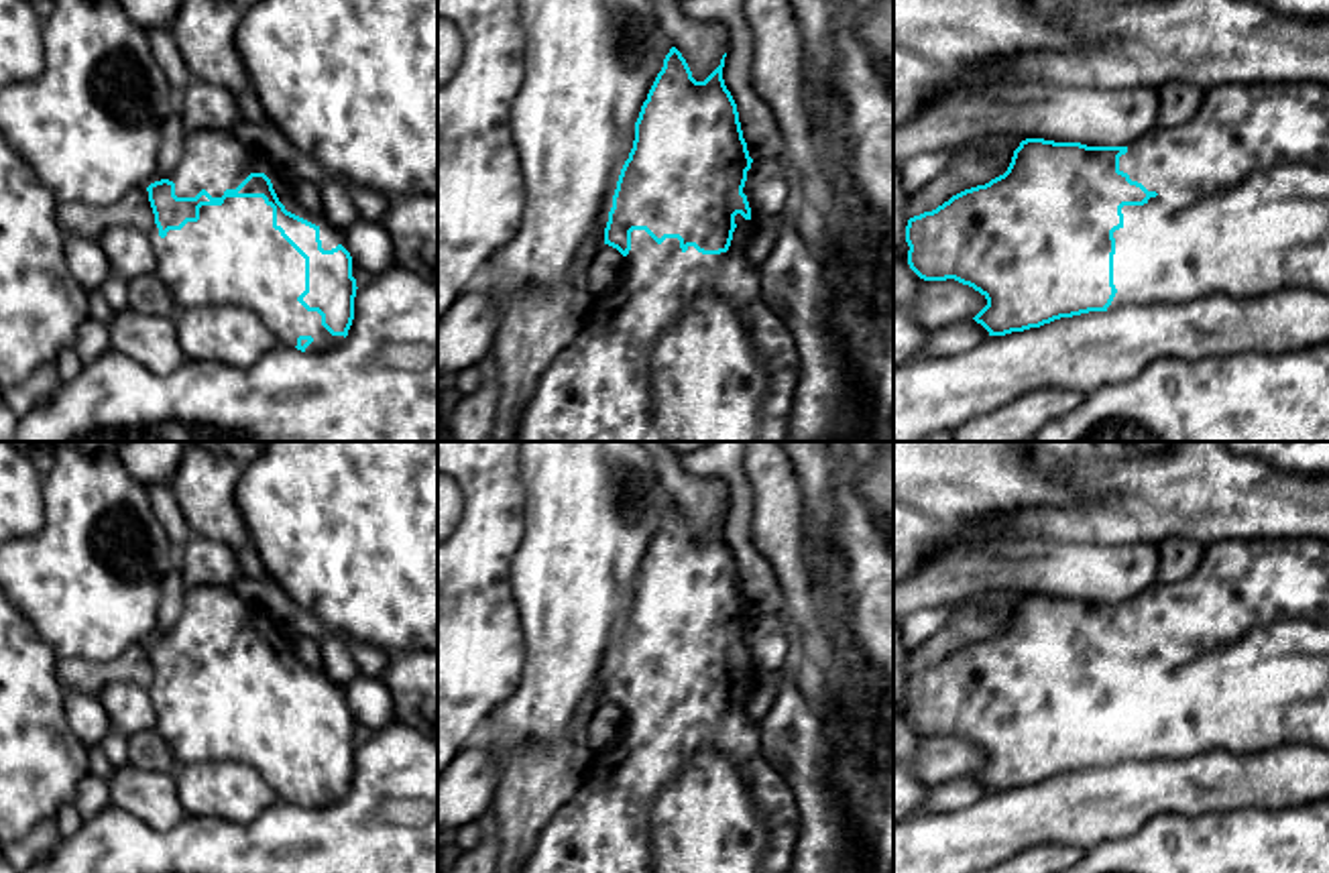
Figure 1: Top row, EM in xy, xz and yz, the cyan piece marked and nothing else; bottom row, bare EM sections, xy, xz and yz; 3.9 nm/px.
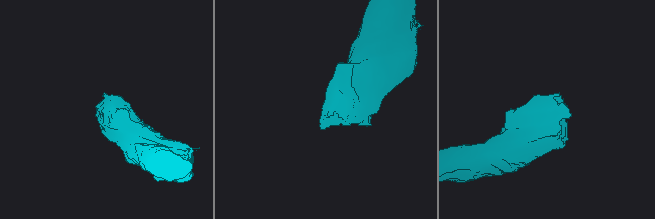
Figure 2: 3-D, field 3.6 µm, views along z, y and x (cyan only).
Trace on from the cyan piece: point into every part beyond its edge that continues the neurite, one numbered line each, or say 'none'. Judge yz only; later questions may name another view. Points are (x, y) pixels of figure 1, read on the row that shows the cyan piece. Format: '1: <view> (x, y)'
1: yz (1242, 208)

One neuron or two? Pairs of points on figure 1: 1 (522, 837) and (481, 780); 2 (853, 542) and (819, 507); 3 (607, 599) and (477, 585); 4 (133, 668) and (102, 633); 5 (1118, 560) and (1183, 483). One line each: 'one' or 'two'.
1: two
2: two
3: two
4: two
5: two

